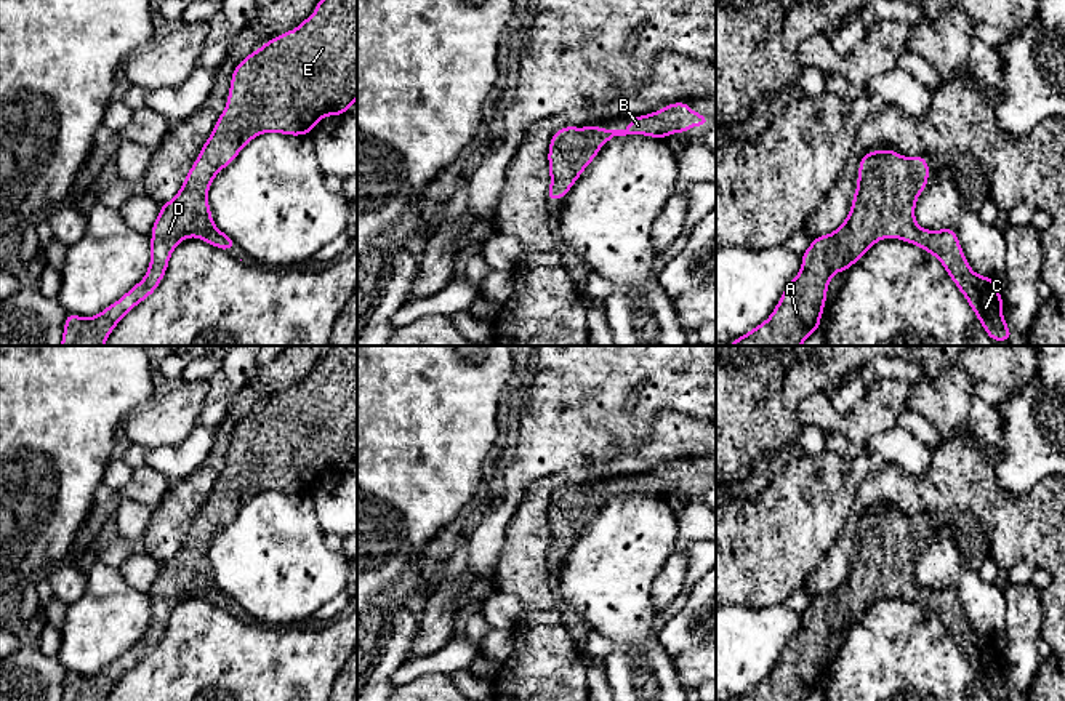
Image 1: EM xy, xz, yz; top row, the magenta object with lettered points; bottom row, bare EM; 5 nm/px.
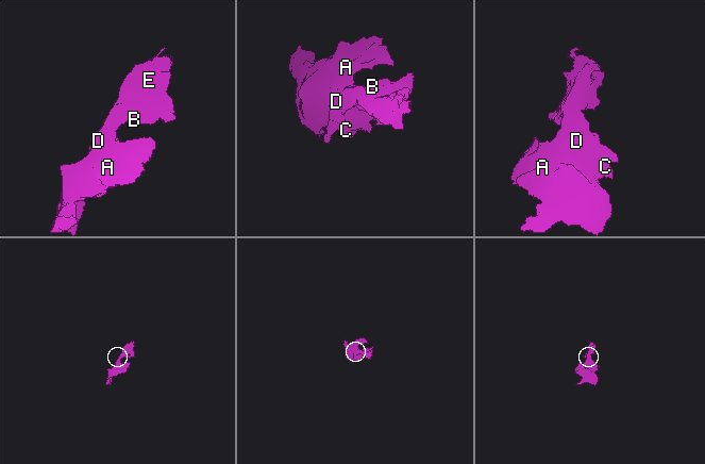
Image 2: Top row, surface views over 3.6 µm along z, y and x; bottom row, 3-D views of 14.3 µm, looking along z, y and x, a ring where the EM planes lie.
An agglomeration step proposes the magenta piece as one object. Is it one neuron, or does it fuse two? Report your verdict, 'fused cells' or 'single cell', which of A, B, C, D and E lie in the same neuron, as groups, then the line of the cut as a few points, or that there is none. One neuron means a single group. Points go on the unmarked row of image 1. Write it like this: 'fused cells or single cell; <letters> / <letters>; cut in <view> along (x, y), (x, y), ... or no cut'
single cell; A B C D E; no cut

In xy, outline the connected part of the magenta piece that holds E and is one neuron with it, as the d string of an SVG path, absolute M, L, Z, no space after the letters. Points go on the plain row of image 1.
M332 346L307 376L293 389L269 397L263 407L250 411L232 431L226 467L202 504L195 522L178 552L160 565L152 583L151 621L144 637L119 659L85 677L69 672L61 701L106 701L117 682L162 640L173 608L186 595L197 595L219 608L237 602L221 591L211 576L208 547L215 535L232 522L242 506L261 491L290 495L311 493L325 474L341 475L357 458L357 346Z

